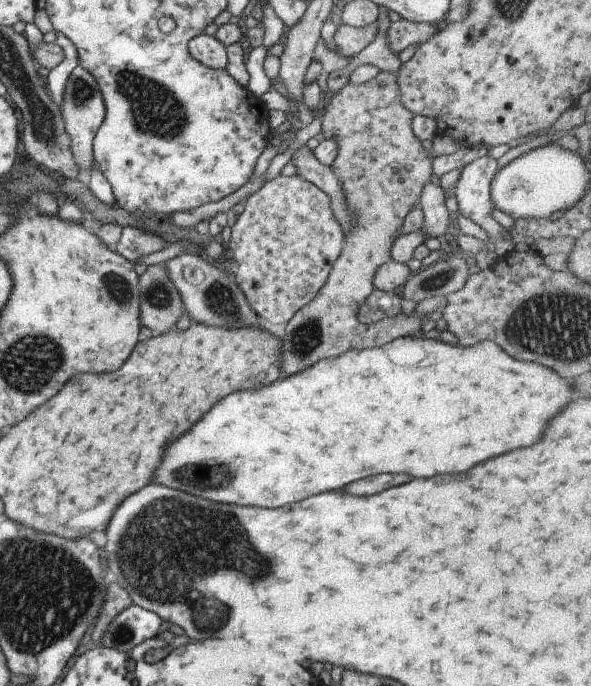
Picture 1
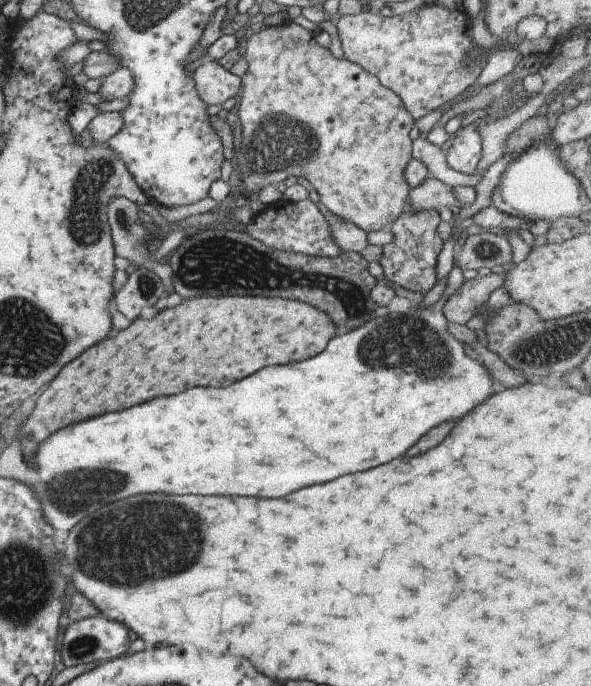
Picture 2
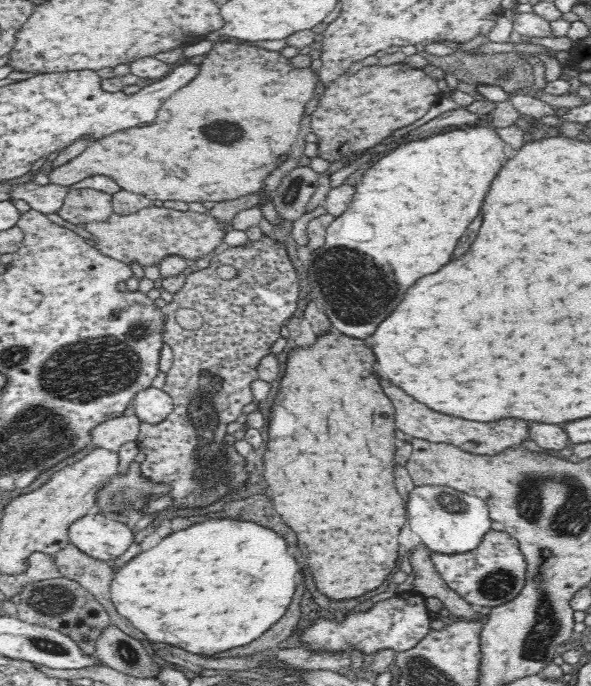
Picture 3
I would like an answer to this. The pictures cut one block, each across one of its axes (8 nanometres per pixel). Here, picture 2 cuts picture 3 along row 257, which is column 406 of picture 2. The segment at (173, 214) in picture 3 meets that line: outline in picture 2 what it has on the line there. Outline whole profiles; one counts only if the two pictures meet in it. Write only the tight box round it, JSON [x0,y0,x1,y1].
[235,20,414,233]

